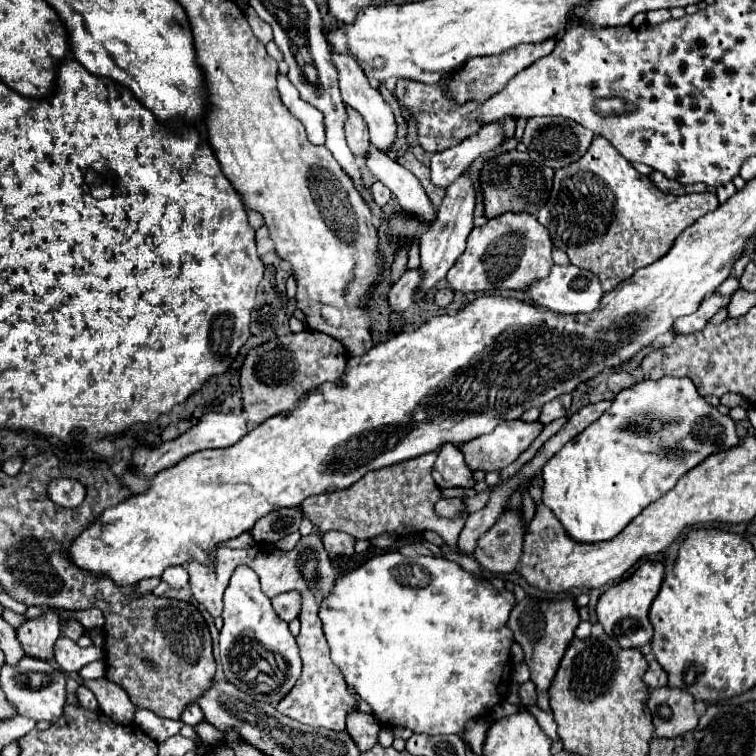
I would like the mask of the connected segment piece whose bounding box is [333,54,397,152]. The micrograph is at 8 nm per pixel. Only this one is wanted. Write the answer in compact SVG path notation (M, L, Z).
M333 54L333 62L337 66L339 72L339 88L341 88L341 96L343 102L353 108L355 112L359 112L369 128L369 136L371 136L371 144L381 150L381 152L389 152L395 144L395 134L397 134L397 122L395 116L389 108L389 104L383 100L383 96L379 94L377 88L373 88L367 80L365 74L361 70L361 66L357 64L357 60L353 56L343 56L343 54Z

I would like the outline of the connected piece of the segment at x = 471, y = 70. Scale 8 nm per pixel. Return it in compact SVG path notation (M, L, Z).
M545 40L545 44L523 44L521 48L511 48L509 52L501 52L501 56L477 56L473 60L467 60L463 68L447 82L447 96L457 102L467 100L489 100L493 94L501 92L505 84L521 70L531 66L535 60L551 54L555 48L555 40Z

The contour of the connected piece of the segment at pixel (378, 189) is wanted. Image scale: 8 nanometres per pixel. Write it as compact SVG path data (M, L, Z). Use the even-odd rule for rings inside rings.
M375 182L375 184L371 186L371 190L373 190L375 202L377 202L379 206L385 206L385 204L391 200L391 192L389 192L389 188L387 188L385 184L381 184L381 182Z

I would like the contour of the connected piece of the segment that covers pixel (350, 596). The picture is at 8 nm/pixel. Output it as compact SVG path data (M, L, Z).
M387 552L381 556L375 556L367 560L363 566L355 568L353 572L345 574L335 582L335 588L329 598L323 600L319 618L323 622L323 632L331 648L331 660L345 676L347 686L351 686L371 708L375 718L379 718L385 726L403 726L413 732L425 732L425 734L461 734L465 728L465 722L471 718L477 718L483 712L491 712L493 706L497 706L505 696L507 688L511 684L511 658L509 650L513 640L513 632L507 628L509 612L515 606L515 594L509 590L495 590L485 578L469 574L459 564L437 558L437 556L415 556L407 558L401 552Z

